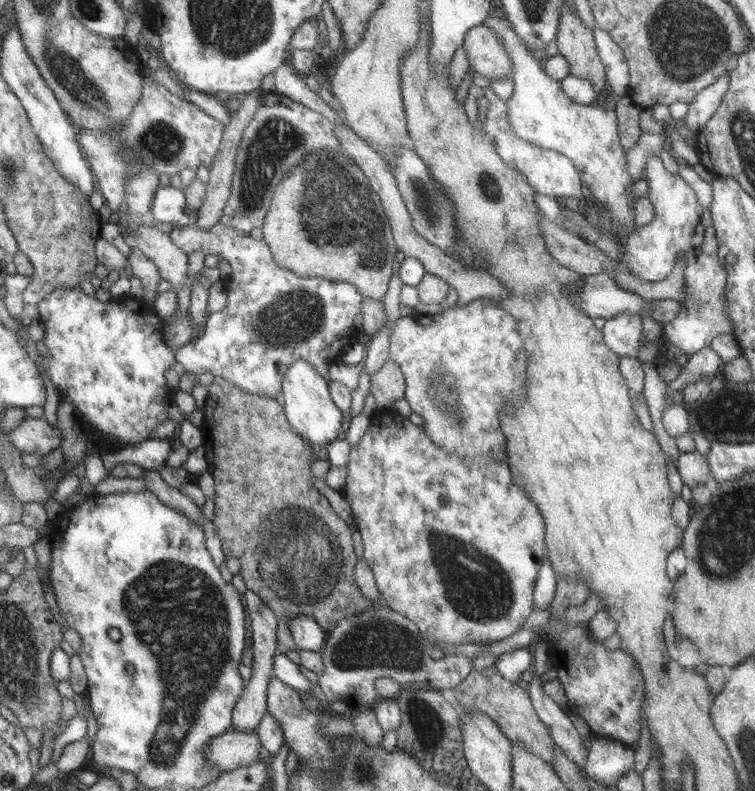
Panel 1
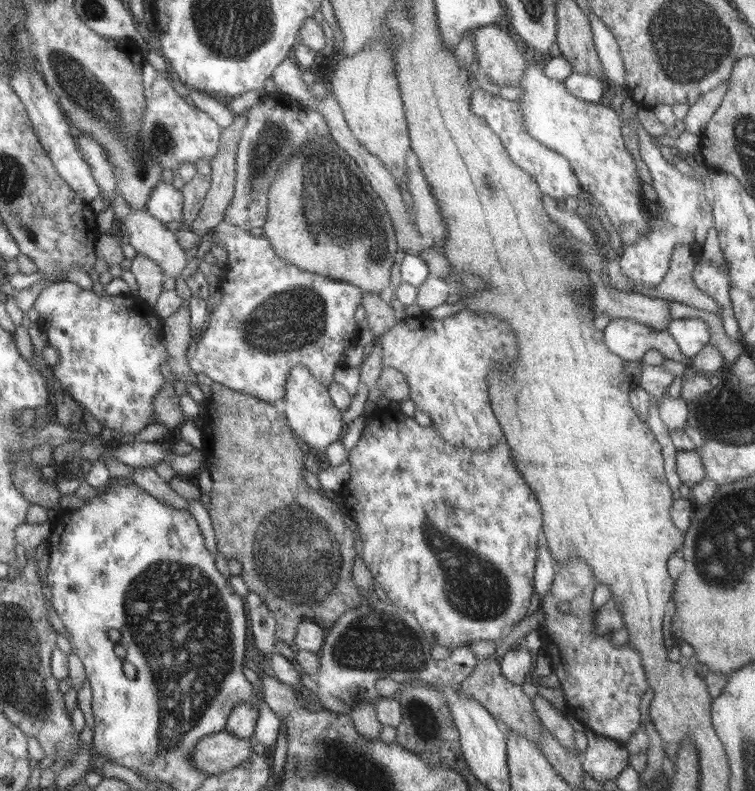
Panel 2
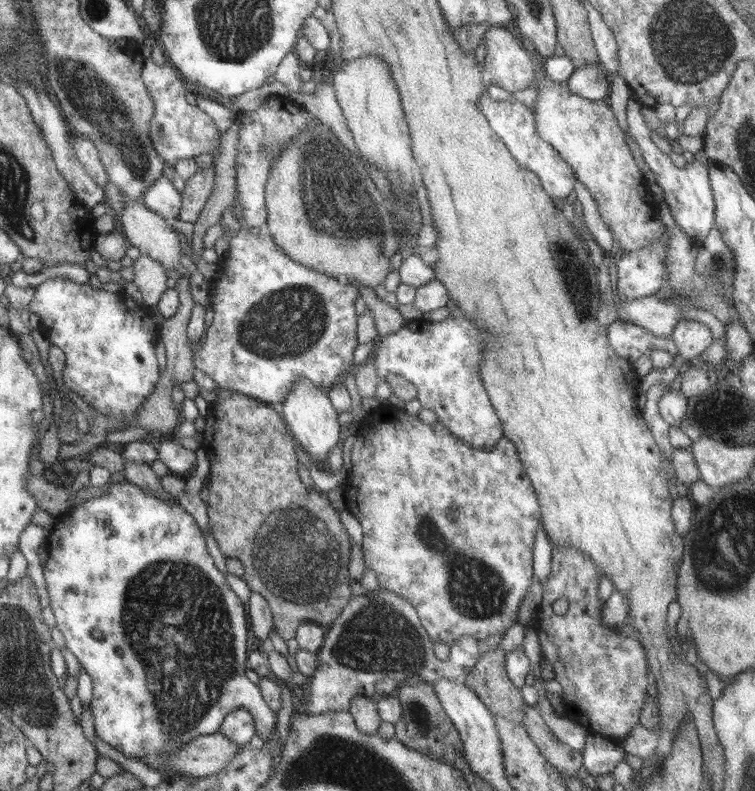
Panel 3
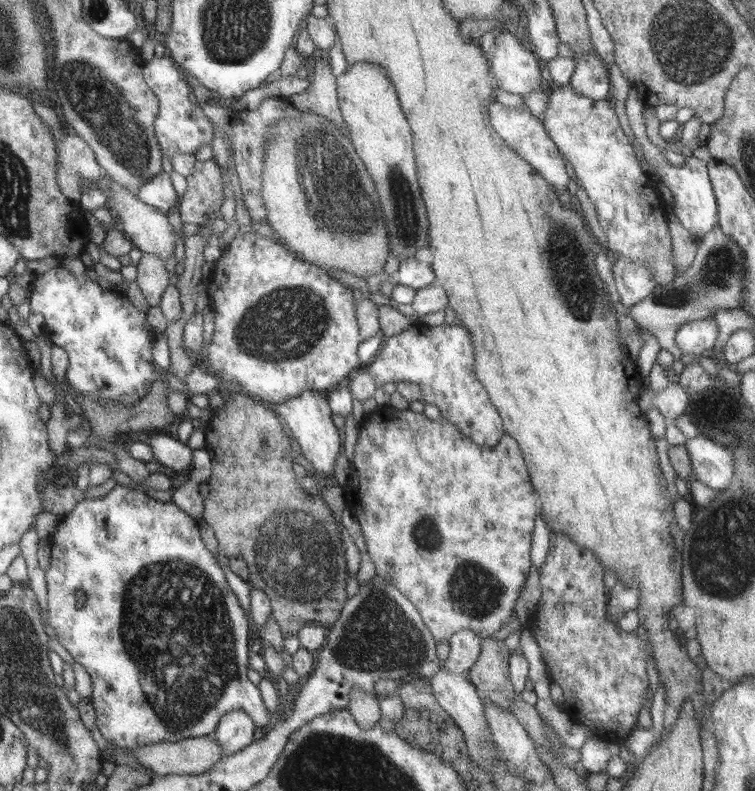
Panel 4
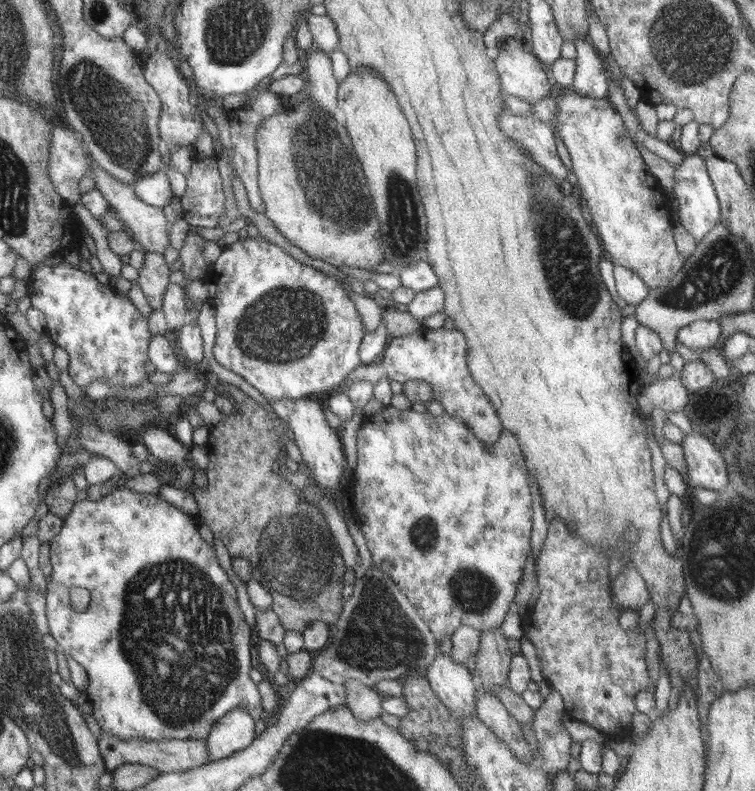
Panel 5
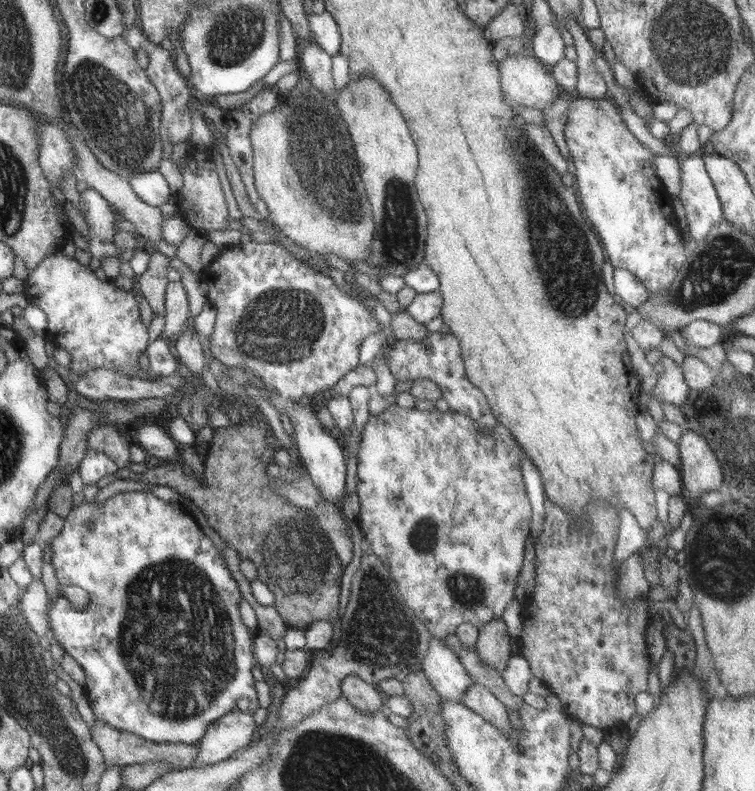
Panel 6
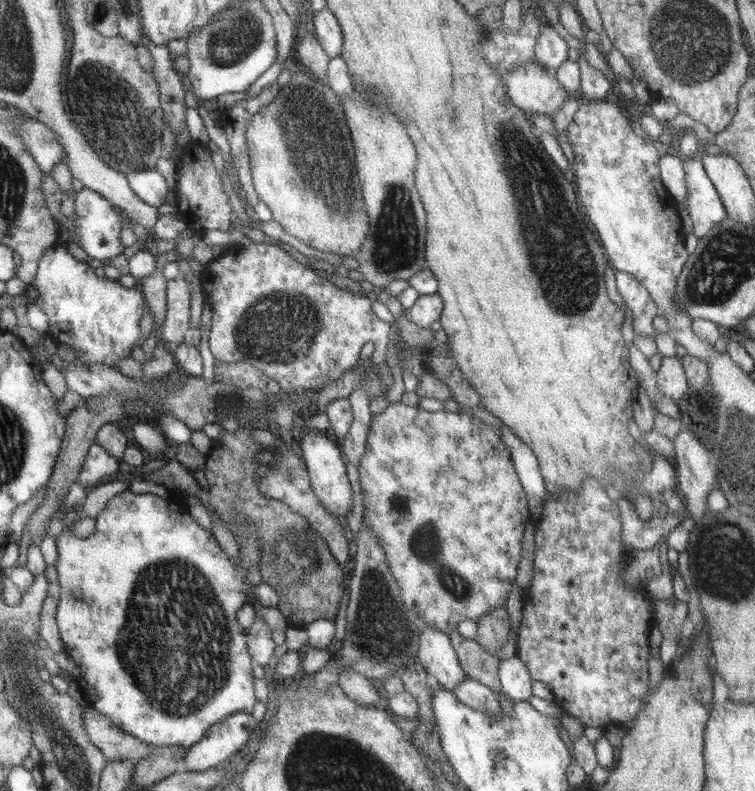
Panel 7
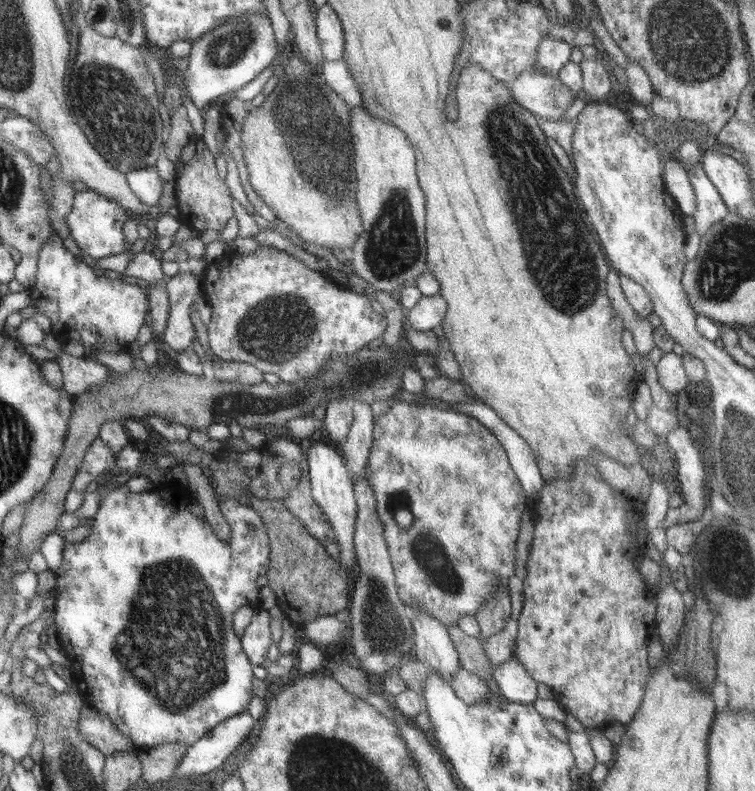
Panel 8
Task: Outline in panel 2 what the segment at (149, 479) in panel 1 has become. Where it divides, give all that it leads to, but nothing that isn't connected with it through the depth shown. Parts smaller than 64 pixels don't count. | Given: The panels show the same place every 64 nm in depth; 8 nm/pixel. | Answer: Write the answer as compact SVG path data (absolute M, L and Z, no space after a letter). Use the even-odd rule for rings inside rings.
M134 468L134 472L131 472L128 478L133 484L150 493L151 496L158 498L164 504L190 511L188 499L176 494L153 468Z

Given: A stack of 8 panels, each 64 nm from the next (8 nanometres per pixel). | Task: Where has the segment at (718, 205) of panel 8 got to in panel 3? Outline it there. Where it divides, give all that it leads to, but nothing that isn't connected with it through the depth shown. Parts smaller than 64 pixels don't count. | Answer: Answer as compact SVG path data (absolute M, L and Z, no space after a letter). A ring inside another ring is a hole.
M630 97L627 104L628 130L632 134L632 138L636 140L644 162L654 172L655 183L662 188L664 201L670 207L674 221L682 227L682 231L686 233L690 241L700 245L710 230L716 227L714 195L709 181L707 164L692 158L685 167L677 167L668 158L668 155L660 151L652 142L651 131L644 116L640 113L642 107L643 104L636 97Z

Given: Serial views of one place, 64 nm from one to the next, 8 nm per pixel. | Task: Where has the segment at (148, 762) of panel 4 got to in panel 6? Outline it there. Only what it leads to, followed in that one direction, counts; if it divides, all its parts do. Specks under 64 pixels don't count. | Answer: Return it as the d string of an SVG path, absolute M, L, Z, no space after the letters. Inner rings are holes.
M96 720L92 726L92 732L95 734L95 740L99 743L100 748L107 757L108 767L122 765L130 766L142 764L148 761L168 761L172 763L172 770L187 769L193 765L196 759L197 744L186 744L186 742L150 742L140 738L140 736L118 731L110 723Z

